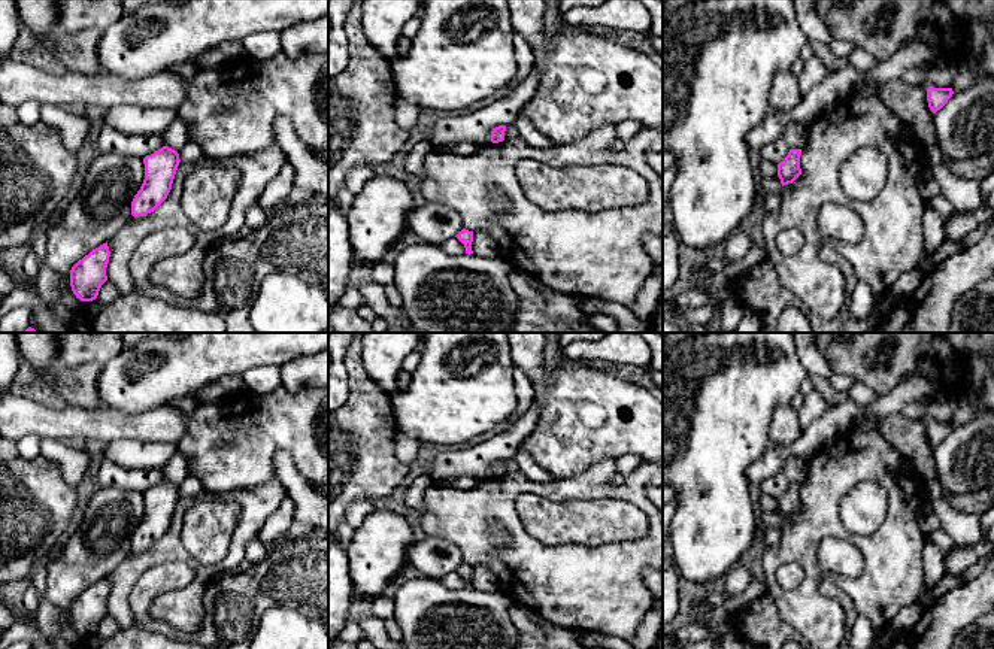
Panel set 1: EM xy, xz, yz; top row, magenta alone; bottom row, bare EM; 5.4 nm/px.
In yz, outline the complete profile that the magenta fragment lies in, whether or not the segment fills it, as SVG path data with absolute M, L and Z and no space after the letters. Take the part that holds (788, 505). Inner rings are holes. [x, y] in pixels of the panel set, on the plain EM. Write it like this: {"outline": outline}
{"outline": "M790 483L785 494L778 498L778 510L782 521L793 518L801 509L800 489L801 483Z"}

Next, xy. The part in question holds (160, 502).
{"outline": "M163 480L143 492L145 513L131 536L134 552L146 551L167 533L179 497L179 488L169 480Z"}

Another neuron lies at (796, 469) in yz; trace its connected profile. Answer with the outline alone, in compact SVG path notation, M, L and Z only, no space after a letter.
M791 457L782 471L790 483L803 483L807 476L807 461L798 457Z

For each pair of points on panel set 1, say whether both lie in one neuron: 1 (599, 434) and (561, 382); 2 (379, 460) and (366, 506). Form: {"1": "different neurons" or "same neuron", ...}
{"1": "same neuron", "2": "different neurons"}

